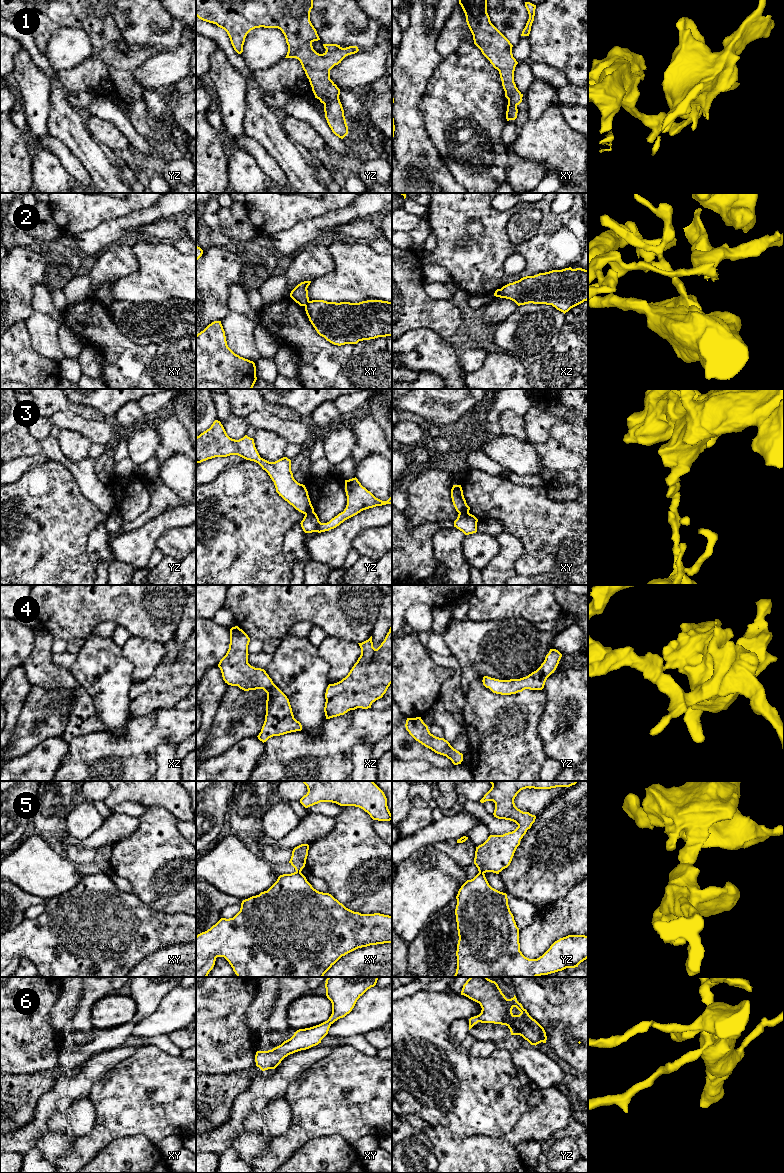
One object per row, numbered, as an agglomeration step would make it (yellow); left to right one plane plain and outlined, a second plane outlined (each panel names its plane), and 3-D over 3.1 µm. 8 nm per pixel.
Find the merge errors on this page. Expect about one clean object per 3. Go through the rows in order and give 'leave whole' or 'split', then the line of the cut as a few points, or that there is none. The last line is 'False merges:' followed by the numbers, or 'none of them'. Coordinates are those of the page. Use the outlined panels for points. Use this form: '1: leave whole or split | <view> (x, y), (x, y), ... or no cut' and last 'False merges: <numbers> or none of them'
1: split | yz (338, 98), (328, 101), (324, 105)
2: split | xy (309, 301), (305, 306)
3: split | xy (459, 512), (468, 513)
4: leave whole | no cut
5: split | xy (296, 870), (300, 872)
6: leave whole | no cut
False merges: 1, 2, 3, 5

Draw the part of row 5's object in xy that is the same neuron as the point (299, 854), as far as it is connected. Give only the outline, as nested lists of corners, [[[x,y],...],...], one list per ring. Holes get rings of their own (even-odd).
[[[301,844],[293,849],[289,863],[295,868],[297,872],[301,872],[305,867],[308,850],[308,844]]]

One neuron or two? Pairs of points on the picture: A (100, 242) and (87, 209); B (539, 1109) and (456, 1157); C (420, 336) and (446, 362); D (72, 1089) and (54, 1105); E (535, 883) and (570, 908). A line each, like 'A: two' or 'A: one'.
A: two
B: one
C: one
D: one
E: two

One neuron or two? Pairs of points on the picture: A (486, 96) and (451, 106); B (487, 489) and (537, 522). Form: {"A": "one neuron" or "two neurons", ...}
{"A": "one neuron", "B": "one neuron"}

